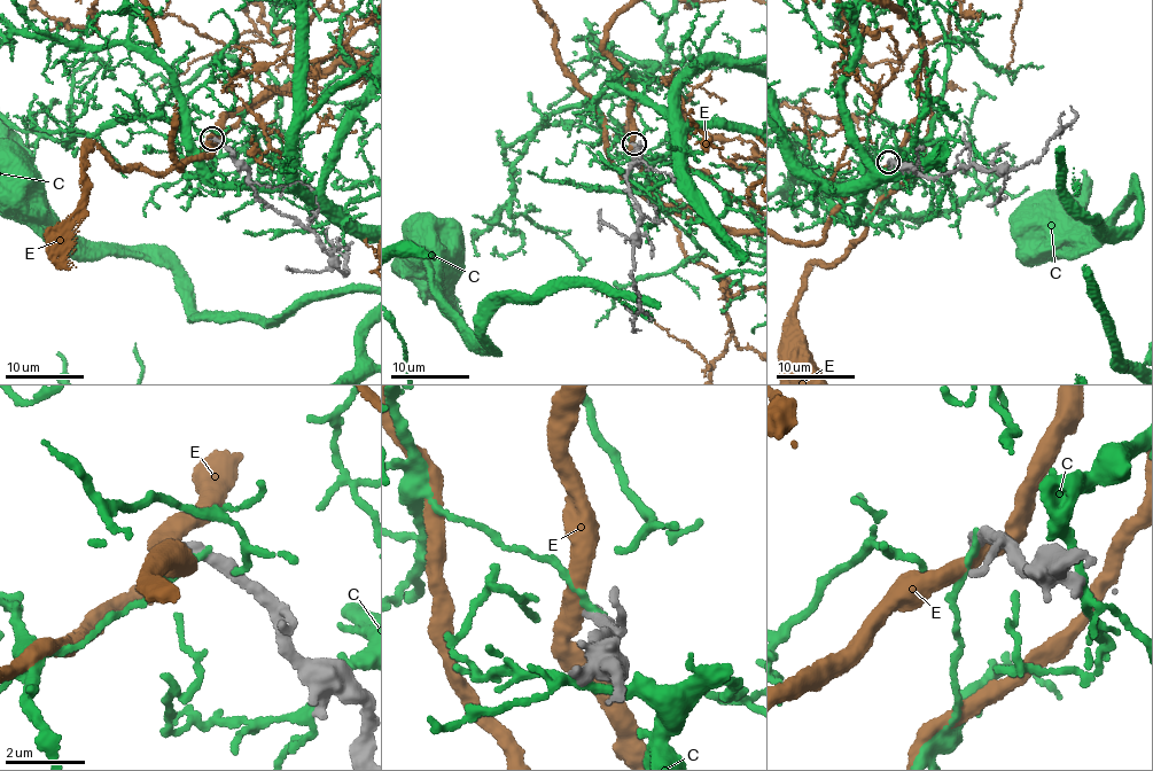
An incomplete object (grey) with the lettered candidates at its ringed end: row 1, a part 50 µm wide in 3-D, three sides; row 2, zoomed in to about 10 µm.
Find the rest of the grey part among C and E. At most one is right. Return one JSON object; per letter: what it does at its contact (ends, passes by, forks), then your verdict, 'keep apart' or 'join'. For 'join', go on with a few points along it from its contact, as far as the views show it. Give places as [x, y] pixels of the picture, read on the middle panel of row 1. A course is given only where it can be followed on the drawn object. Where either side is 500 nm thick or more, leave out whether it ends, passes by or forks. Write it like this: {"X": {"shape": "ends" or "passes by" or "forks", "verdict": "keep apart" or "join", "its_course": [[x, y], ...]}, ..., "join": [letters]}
{"C": {"shape": "ends", "verdict": "keep apart"}, "E": {"shape": "passes by", "verdict": "keep apart"}, "join": []}

